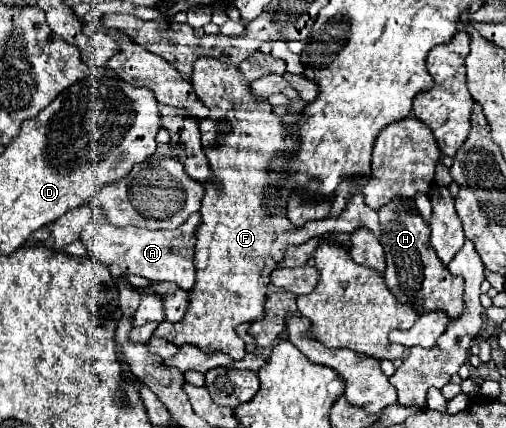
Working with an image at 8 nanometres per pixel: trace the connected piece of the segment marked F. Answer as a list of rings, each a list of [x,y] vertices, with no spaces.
[[[201,57],[195,63],[193,71],[193,89],[203,105],[209,107],[211,119],[215,121],[215,129],[221,133],[221,145],[203,143],[207,159],[211,163],[211,171],[219,177],[221,187],[215,185],[205,187],[205,197],[201,205],[201,225],[197,227],[197,245],[195,245],[195,285],[189,293],[189,309],[185,311],[185,317],[177,323],[159,323],[153,335],[167,339],[169,343],[181,347],[181,345],[197,345],[205,353],[225,353],[235,361],[241,361],[245,357],[245,343],[237,337],[235,327],[239,323],[257,321],[263,317],[263,305],[267,297],[269,281],[267,277],[275,269],[275,263],[283,259],[283,251],[289,247],[301,245],[305,239],[317,237],[317,235],[303,235],[309,233],[307,227],[301,231],[291,225],[291,221],[285,217],[285,209],[271,207],[269,201],[277,201],[275,193],[267,189],[269,173],[263,171],[263,153],[285,153],[285,127],[281,119],[273,113],[273,107],[265,99],[255,99],[249,83],[245,81],[239,67],[225,65],[217,59]]]

